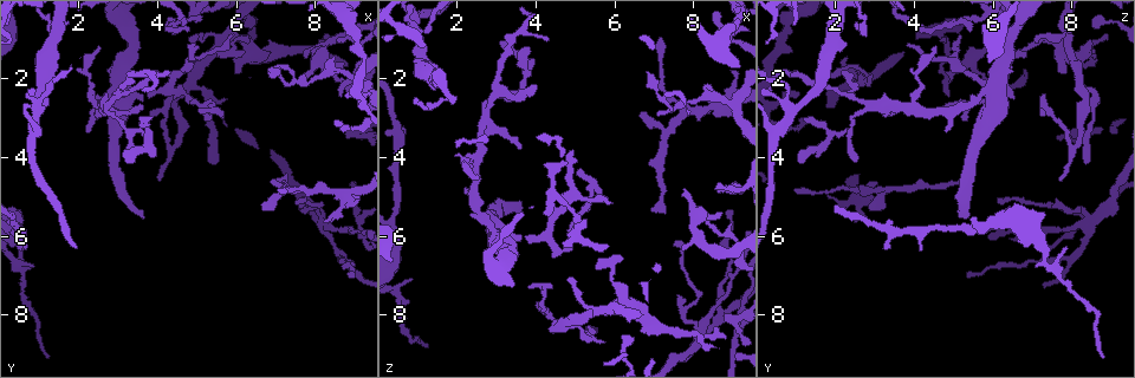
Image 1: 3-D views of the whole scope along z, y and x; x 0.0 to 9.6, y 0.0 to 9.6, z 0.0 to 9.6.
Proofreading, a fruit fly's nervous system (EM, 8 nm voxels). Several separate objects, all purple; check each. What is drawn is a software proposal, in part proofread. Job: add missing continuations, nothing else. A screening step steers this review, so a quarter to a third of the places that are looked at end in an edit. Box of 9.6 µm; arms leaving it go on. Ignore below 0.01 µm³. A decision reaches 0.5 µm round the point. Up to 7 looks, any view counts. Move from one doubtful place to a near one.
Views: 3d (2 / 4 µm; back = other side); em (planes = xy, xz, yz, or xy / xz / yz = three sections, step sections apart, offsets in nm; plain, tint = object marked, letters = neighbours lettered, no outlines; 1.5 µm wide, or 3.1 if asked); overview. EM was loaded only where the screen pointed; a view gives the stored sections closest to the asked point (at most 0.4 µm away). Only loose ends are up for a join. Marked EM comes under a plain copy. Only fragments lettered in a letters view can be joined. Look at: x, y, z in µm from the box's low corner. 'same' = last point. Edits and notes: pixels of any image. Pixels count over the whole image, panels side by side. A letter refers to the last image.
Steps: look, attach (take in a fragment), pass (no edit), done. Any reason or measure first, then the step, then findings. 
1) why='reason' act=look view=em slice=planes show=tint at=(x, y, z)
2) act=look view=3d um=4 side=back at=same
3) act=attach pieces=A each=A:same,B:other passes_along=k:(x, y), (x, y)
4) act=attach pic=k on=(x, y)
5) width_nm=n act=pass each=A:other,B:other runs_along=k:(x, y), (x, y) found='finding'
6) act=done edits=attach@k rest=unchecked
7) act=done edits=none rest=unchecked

why='end of a long branch' act=look view=3d um=2 at=(3.60, 5.55, 5.30)

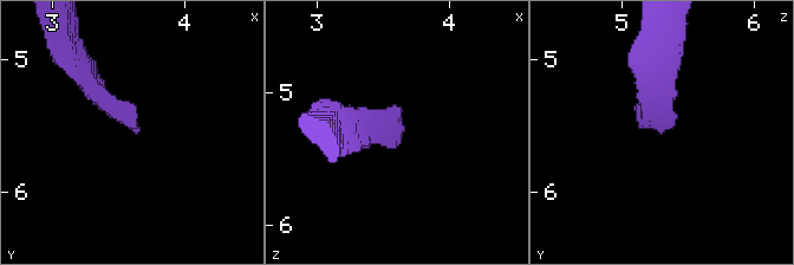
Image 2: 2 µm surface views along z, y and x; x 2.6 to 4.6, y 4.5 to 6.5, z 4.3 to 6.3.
act=look view=em slice=yz step=8 show=letters at=(3.64, 5.56, 5.30)

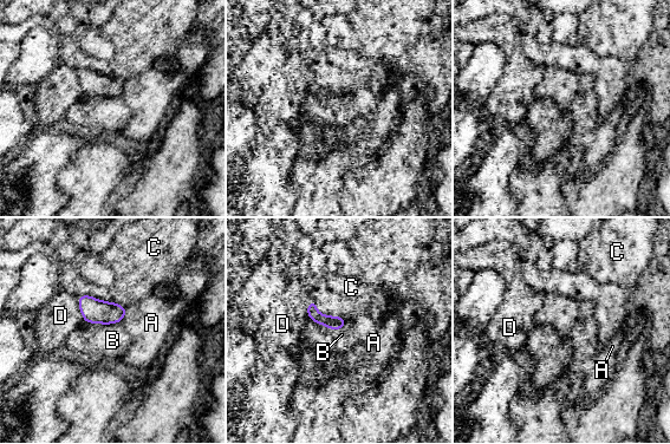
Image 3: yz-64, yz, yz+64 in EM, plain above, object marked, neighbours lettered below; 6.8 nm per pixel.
act=pass each=A:other,B:other,C:other,D:other found='none of them fits'

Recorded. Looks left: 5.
why='long arm stops here' act=look view=3d um=4 at=(1.30, 9.00, 8.80)

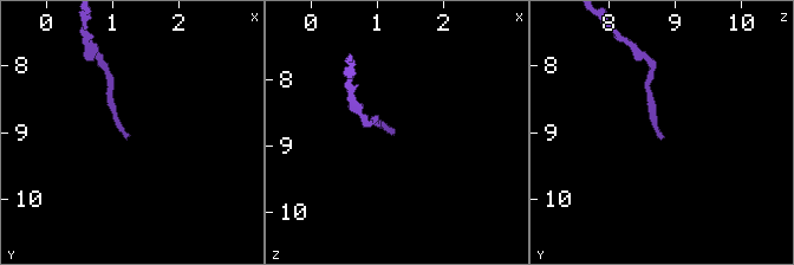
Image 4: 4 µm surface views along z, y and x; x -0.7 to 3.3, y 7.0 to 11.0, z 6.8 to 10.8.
why='now the EM' act=look view=em slice=planes show=letters at=(1.30, 9.05, 8.80)

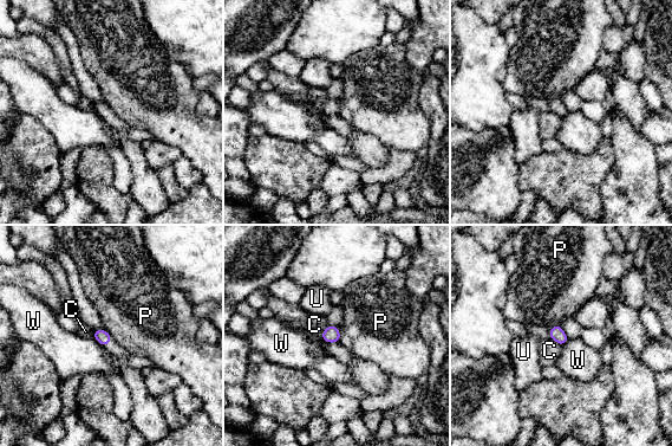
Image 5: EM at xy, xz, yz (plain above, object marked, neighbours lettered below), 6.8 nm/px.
act=pass each=C:other,P:other,U:other,W:other border=5:(337, 327), (340, 341) found='none of them fits'

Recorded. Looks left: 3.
why='thin end' act=look view=em slice=planes show=letters at=(7.75, 1.50, 6.30)

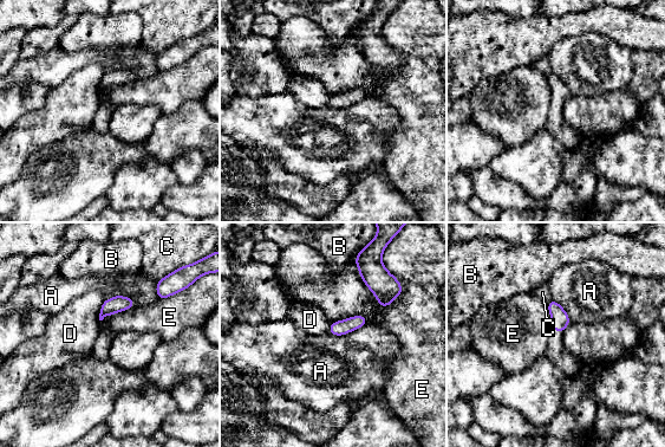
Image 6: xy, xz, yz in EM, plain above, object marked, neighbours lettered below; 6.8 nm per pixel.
act=pass each=A:other,B:other,C:other,D:other,E:other border=6:(104, 300), (98, 319) found='no lettered fragment goes on from it'

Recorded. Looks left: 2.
act=done edits=none rest=unchecked

